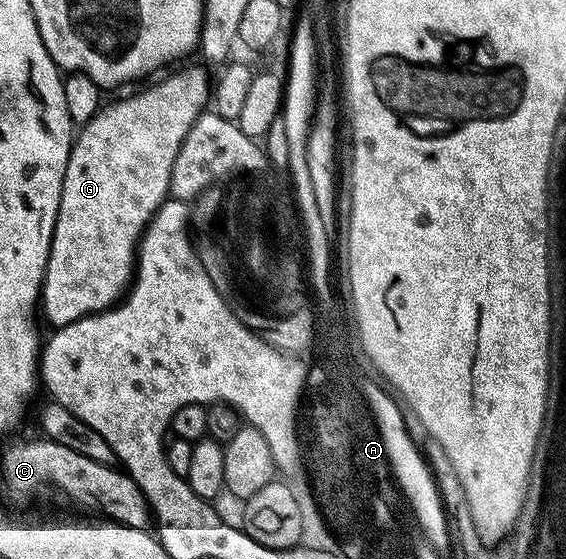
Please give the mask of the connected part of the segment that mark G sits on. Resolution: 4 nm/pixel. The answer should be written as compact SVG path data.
M187 67L184 71L179 71L176 75L171 75L168 79L163 79L160 83L155 83L152 87L147 87L144 91L139 91L136 95L131 95L128 99L123 99L120 103L115 103L112 107L104 106L98 115L93 116L88 123L82 124L83 131L74 136L69 161L65 165L65 181L61 189L61 201L59 202L59 212L57 221L53 229L53 241L51 242L51 252L49 261L45 269L43 278L43 290L41 292L41 315L48 319L52 328L58 329L69 325L73 321L83 319L87 315L95 315L98 311L107 311L114 307L124 295L127 294L132 278L135 274L135 264L137 262L137 252L139 241L147 230L148 222L155 216L161 204L166 203L171 189L171 174L173 173L173 161L177 161L177 153L189 133L189 129L199 120L199 116L204 114L206 105L213 95L213 83L199 67Z

